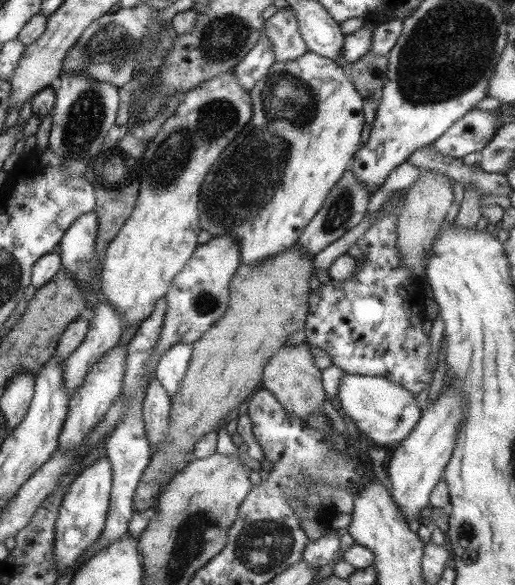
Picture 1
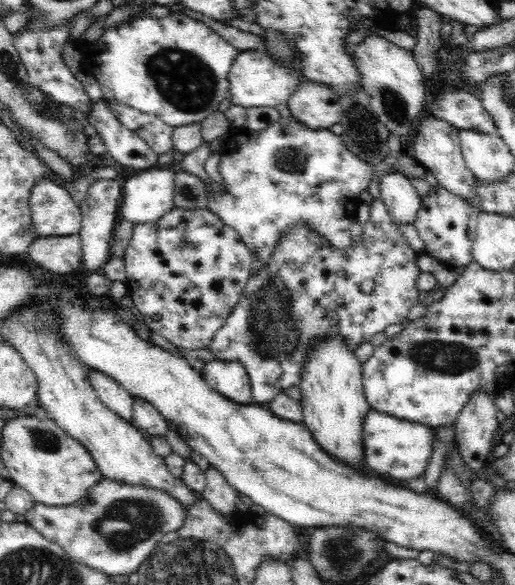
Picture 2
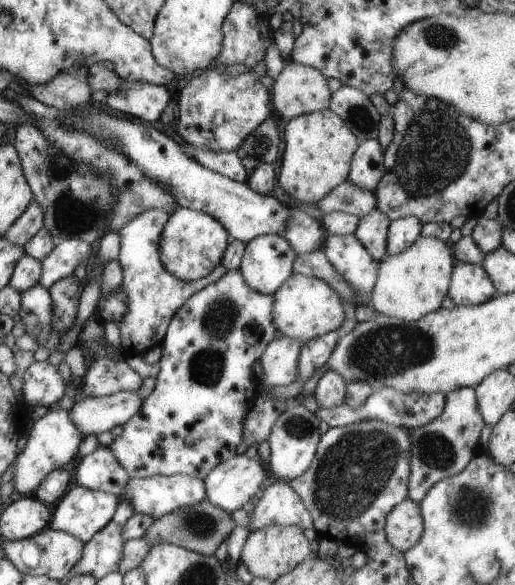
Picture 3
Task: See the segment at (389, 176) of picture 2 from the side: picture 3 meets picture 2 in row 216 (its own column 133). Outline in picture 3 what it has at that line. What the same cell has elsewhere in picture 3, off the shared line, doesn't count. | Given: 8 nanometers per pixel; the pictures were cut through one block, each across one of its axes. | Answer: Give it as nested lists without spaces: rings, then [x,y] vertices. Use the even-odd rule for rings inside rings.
[[[122,391],[103,397],[85,397],[76,402],[69,410],[72,422],[78,427],[82,436],[96,435],[107,430],[112,430],[115,426],[122,426],[131,416],[134,416],[142,406],[143,400],[137,396],[138,391]]]

